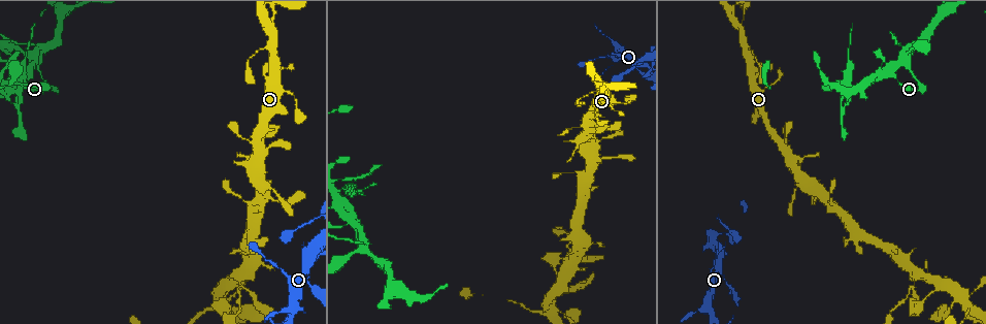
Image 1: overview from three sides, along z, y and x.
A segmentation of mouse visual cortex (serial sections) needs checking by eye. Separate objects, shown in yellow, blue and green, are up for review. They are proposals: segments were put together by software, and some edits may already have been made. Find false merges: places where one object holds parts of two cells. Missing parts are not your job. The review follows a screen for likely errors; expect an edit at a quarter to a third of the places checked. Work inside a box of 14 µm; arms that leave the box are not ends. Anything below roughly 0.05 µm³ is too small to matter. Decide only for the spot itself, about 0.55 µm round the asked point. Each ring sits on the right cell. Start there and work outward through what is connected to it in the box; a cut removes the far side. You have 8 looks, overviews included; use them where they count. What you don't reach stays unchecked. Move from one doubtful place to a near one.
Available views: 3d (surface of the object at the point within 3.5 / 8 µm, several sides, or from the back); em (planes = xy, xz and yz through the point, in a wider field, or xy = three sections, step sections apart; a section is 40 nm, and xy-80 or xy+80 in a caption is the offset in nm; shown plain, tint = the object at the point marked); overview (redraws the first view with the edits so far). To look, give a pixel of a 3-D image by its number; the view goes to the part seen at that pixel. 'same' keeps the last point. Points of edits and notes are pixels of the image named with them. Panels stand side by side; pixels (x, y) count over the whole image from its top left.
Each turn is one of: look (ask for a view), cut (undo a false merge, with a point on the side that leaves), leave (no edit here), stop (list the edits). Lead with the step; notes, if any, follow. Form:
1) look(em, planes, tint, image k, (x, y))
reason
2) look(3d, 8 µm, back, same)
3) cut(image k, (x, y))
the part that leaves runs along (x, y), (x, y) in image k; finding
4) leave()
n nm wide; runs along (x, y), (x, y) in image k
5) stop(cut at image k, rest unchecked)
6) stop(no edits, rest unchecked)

look(3d, 8 µm, image 1, (363, 250))

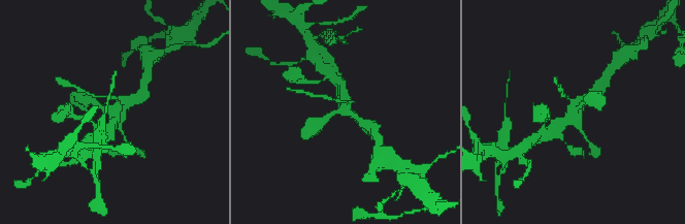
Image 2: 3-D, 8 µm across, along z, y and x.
look(3d, 3.5 µm, image 2, (345, 109))

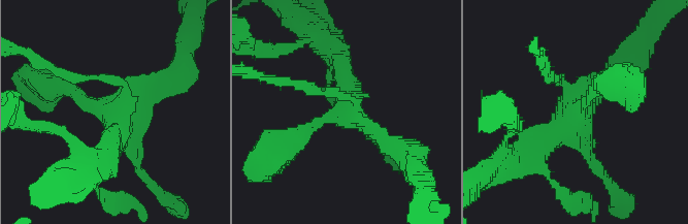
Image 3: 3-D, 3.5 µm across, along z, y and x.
look(em, xy, step 1, tint, image 3, (578, 114))

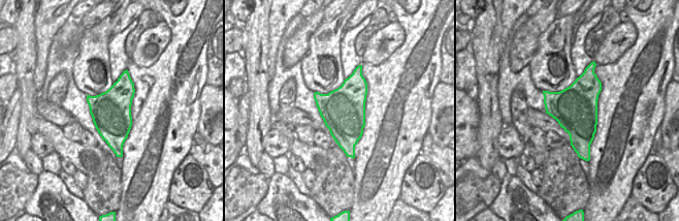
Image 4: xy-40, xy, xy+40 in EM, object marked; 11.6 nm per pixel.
leave()
runs along (534, 163), (584, 96), (611, 81) in image 3; all the same cell

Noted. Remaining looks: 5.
look(3d, 3.5 µm, image 1, (13, 104))
abrupt turn

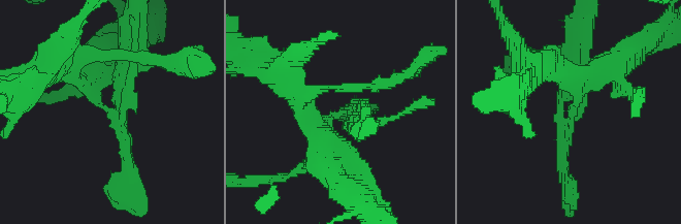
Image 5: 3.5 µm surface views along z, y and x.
look(em, xy, step 5, tint, image 5, (569, 113))
3 arms; arms of 200, 250, 350 nm; need the tissue

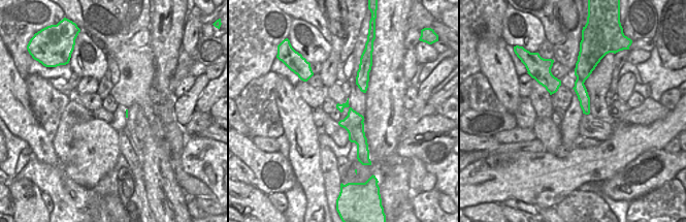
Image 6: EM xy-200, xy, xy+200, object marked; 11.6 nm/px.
cut(image 5, (126, 154))
two cells meet here

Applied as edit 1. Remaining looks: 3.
look(3d, 3.5 µm, image 1, (707, 306))
a fork

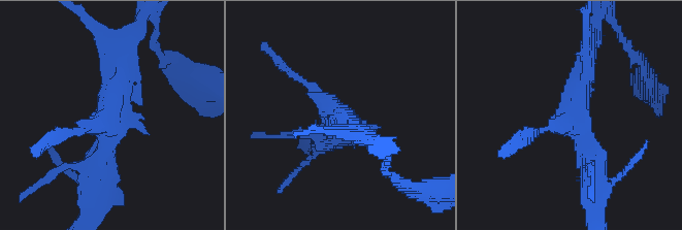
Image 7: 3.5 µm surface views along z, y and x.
look(em, planes, plain, image 7, (336, 113))

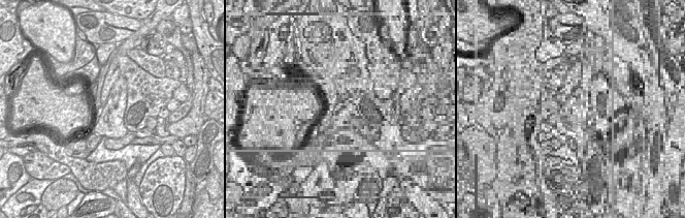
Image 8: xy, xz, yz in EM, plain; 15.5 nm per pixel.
look(em, planes, tint, same)
with the object marked

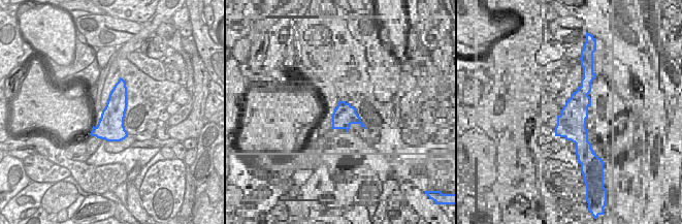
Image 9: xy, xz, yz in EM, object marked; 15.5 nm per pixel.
leave()
runs along (108, 56), (108, 144), (80, 164) in image 7; all the same cell

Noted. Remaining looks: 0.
stop(cut at image 5, rest unchecked)

